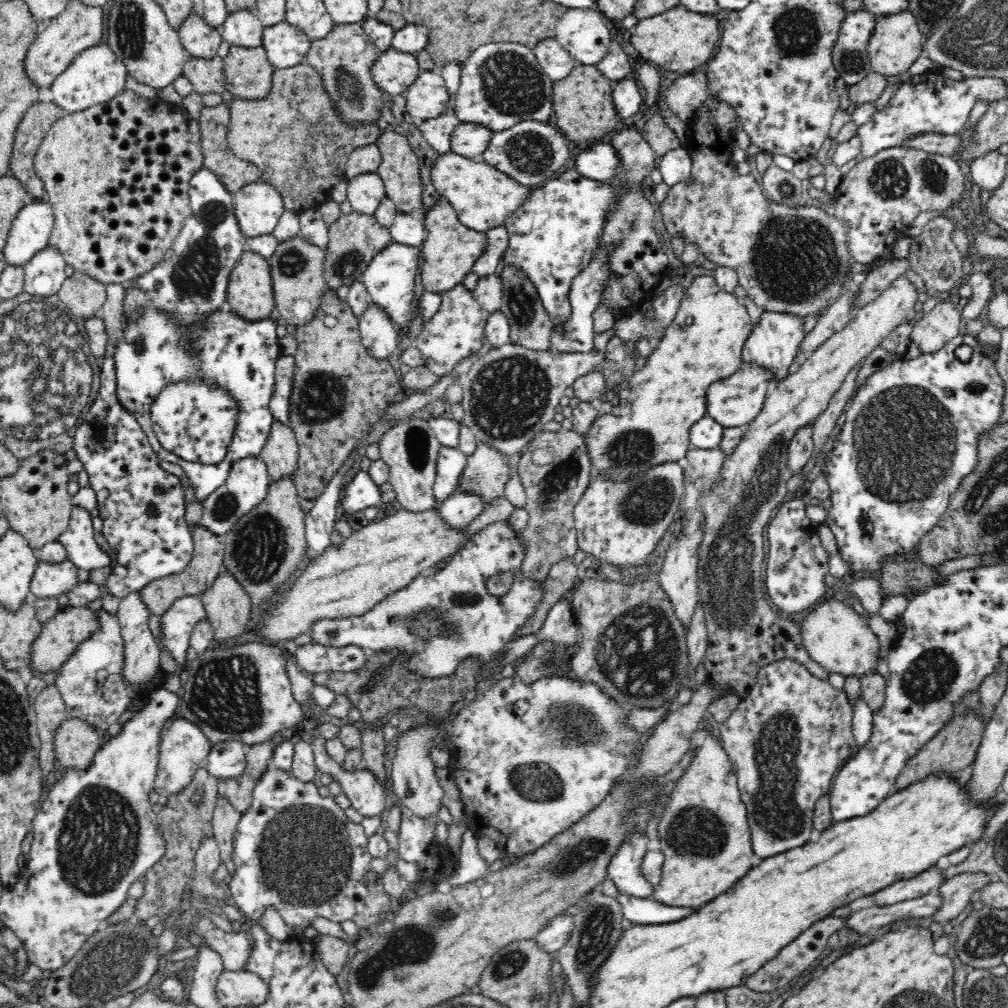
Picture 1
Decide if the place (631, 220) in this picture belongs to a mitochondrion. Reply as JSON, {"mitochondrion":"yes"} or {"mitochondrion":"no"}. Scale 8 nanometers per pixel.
{"mitochondrion":"yes"}

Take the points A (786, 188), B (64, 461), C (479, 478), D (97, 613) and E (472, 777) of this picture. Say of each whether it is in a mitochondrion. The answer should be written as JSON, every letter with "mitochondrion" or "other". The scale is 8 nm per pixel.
{"A":"mitochondrion","B":"other","C":"mitochondrion","D":"other","E":"other"}

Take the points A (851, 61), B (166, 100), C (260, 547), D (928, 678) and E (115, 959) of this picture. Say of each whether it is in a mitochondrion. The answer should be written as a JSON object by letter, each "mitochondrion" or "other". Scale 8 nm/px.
{"A":"mitochondrion","B":"other","C":"mitochondrion","D":"mitochondrion","E":"mitochondrion"}

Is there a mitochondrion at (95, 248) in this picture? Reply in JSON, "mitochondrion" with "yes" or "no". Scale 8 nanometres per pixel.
{"mitochondrion":"no"}

